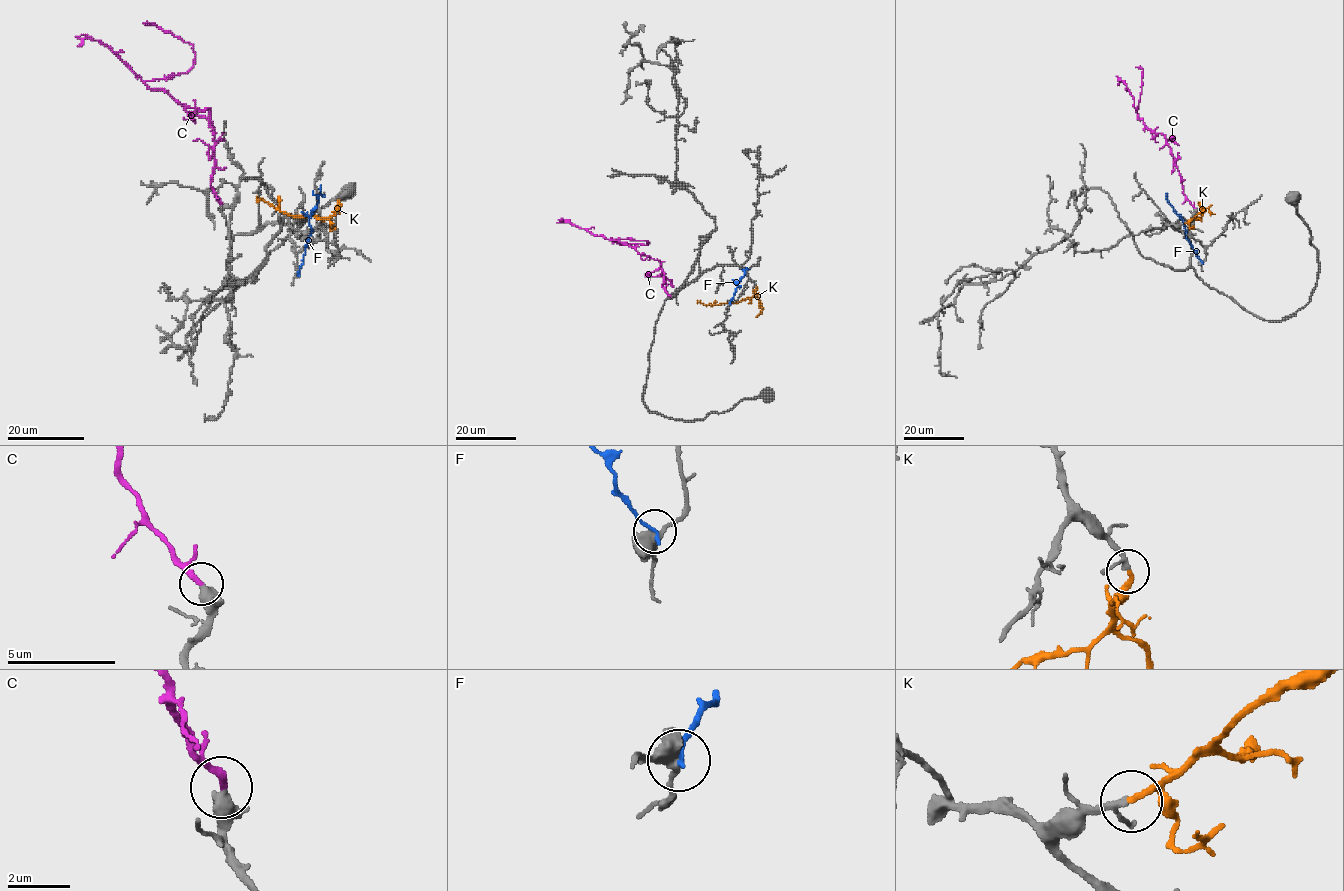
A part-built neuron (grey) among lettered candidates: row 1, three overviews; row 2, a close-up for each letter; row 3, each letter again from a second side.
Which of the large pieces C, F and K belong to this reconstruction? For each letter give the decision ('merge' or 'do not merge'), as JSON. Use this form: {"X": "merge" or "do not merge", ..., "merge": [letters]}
{"C": "merge", "F": "do not merge", "K": "merge", "merge": ["C", "K"]}

